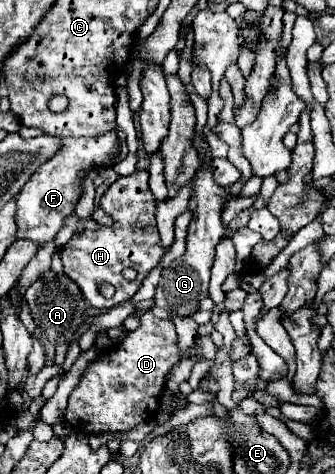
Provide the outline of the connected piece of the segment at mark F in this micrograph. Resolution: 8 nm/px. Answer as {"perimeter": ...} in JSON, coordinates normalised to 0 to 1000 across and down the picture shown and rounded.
{"perimeter":[[[340,276],[299,285],[299,293],[191,289],[185,314],[149,340],[113,352],[113,361],[78,382],[78,390],[48,411],[48,504],[90,504],[101,513],[155,508],[245,411],[245,361],[263,361],[269,352],[328,348],[346,310],[352,289]]]}

